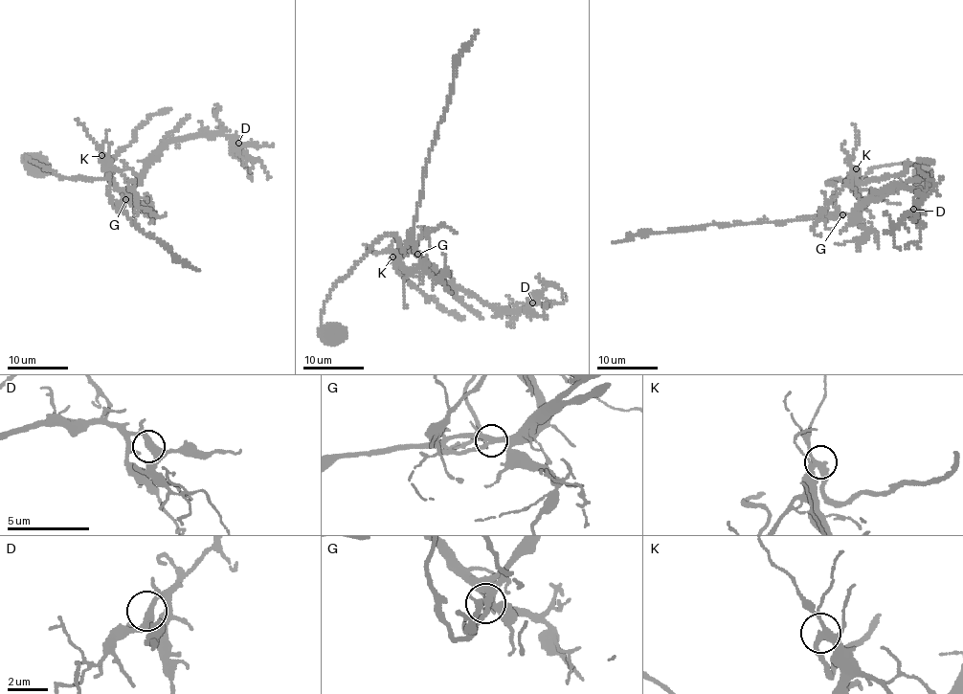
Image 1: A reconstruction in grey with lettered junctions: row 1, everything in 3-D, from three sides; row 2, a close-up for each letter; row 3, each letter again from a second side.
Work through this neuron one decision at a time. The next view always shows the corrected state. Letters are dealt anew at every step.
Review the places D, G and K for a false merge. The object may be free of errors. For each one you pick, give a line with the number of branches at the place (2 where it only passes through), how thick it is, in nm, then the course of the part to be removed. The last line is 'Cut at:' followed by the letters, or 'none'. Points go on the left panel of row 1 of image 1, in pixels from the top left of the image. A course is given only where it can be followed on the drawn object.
Cut at: none

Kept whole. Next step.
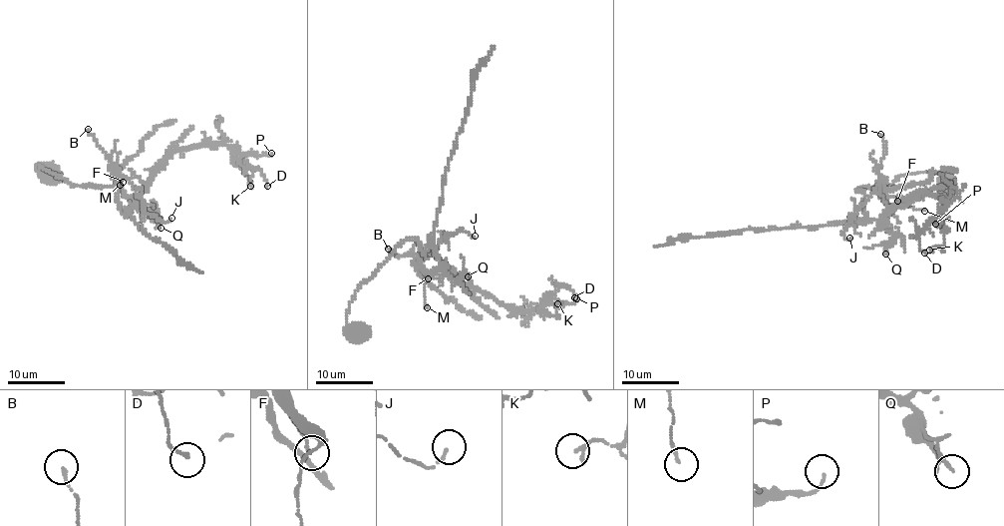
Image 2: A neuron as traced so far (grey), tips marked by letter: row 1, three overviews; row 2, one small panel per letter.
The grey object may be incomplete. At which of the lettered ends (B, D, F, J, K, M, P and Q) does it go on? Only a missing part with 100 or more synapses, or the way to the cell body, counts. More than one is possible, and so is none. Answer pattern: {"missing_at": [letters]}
{"missing_at": []}

